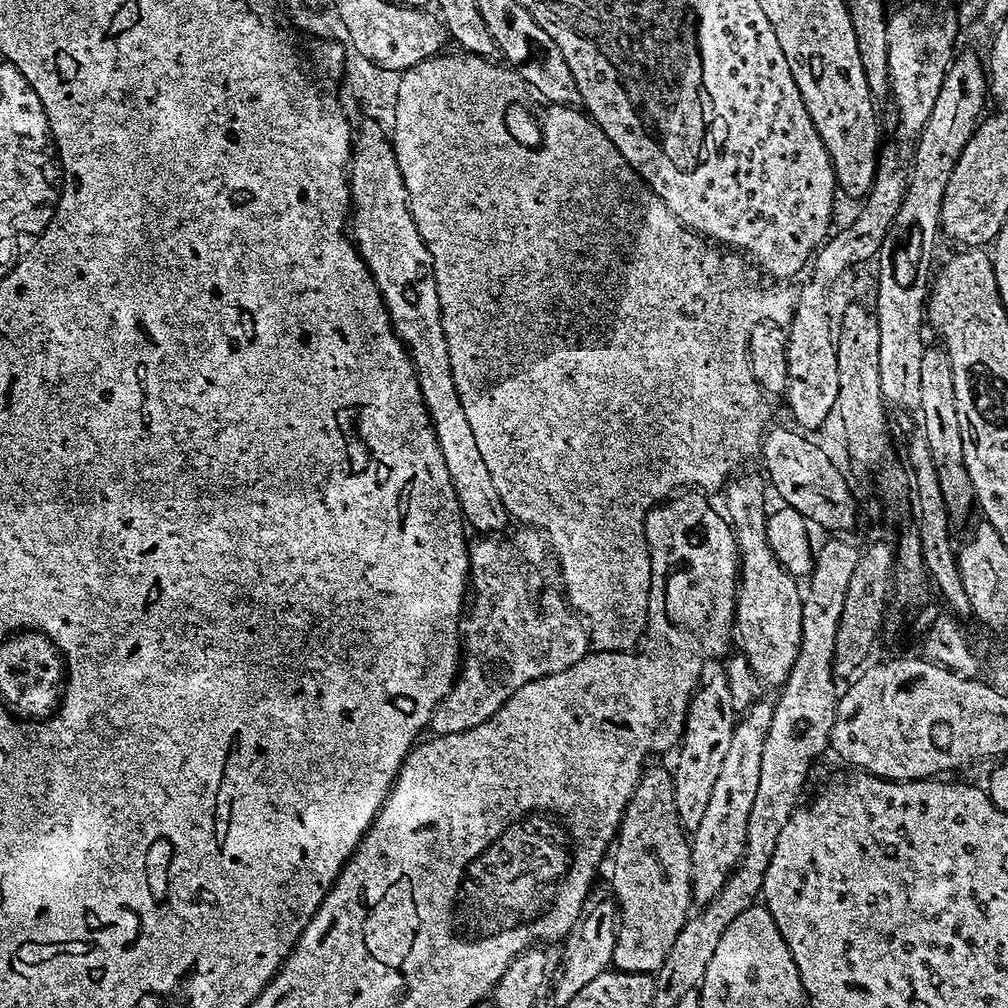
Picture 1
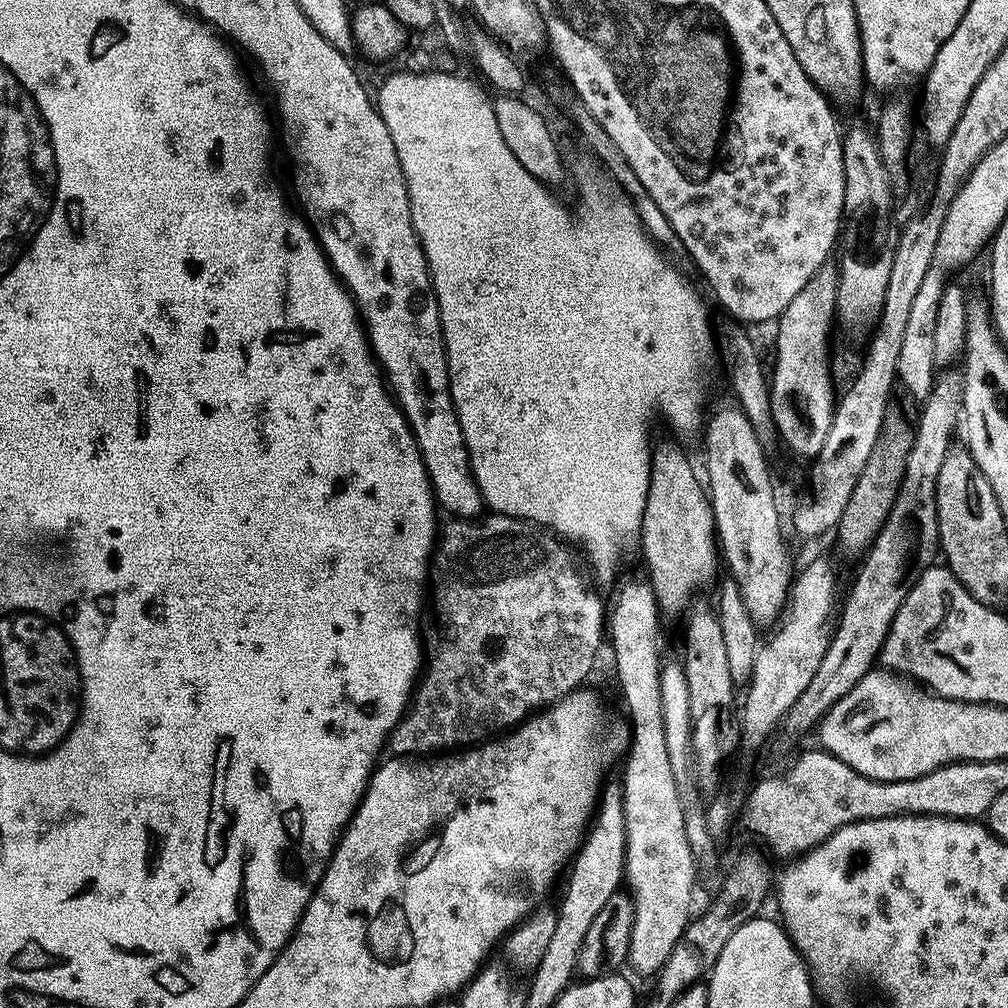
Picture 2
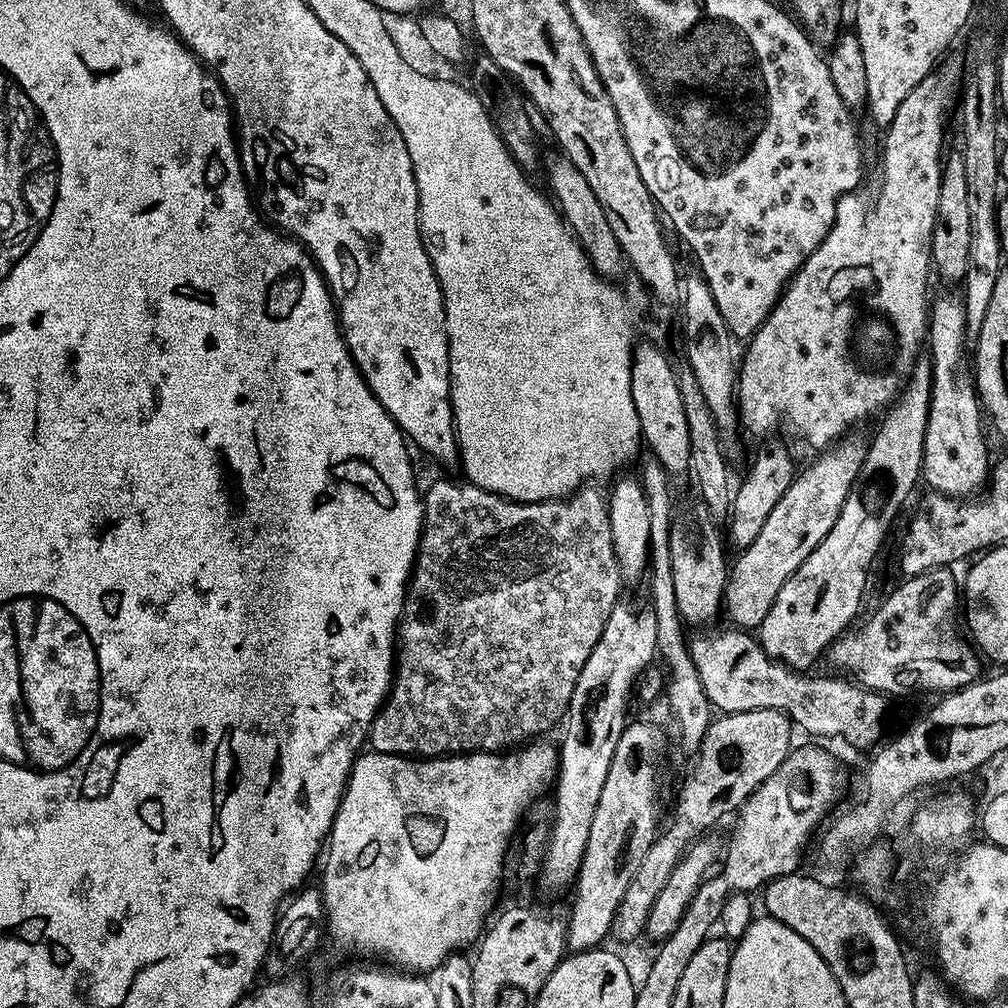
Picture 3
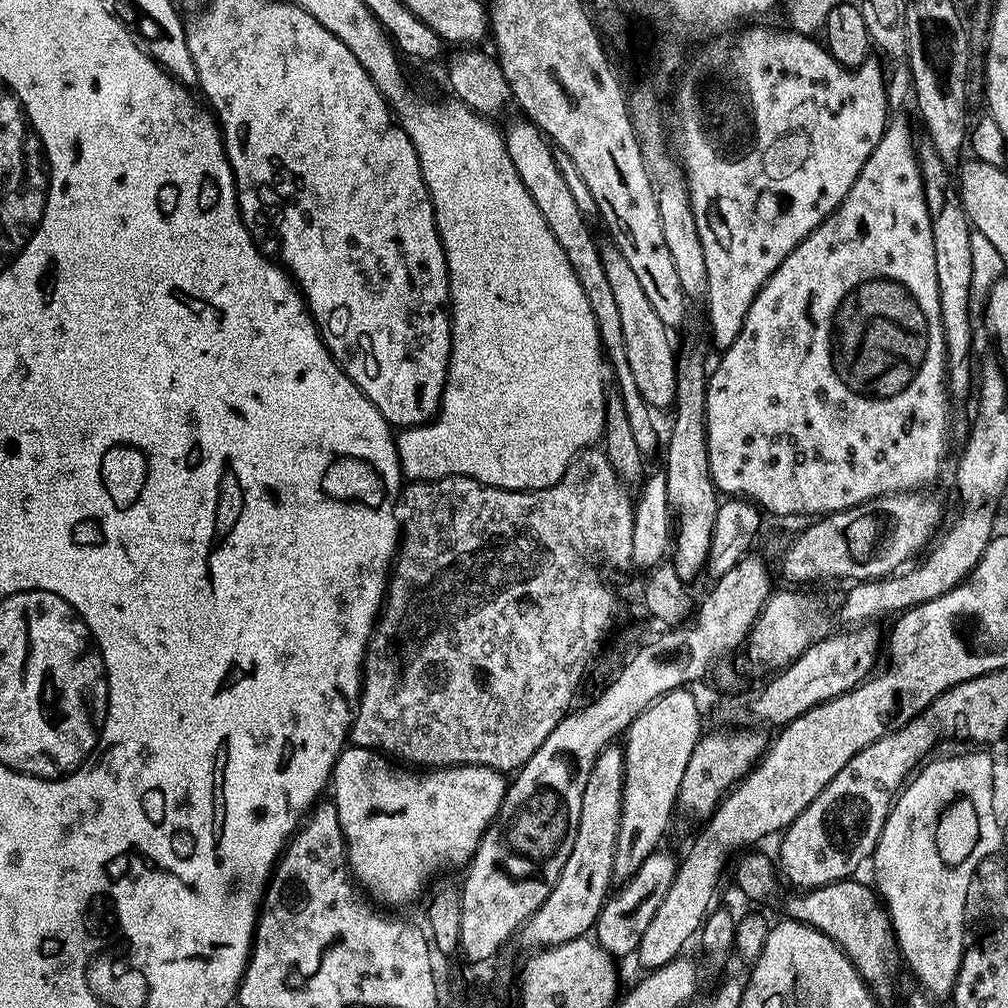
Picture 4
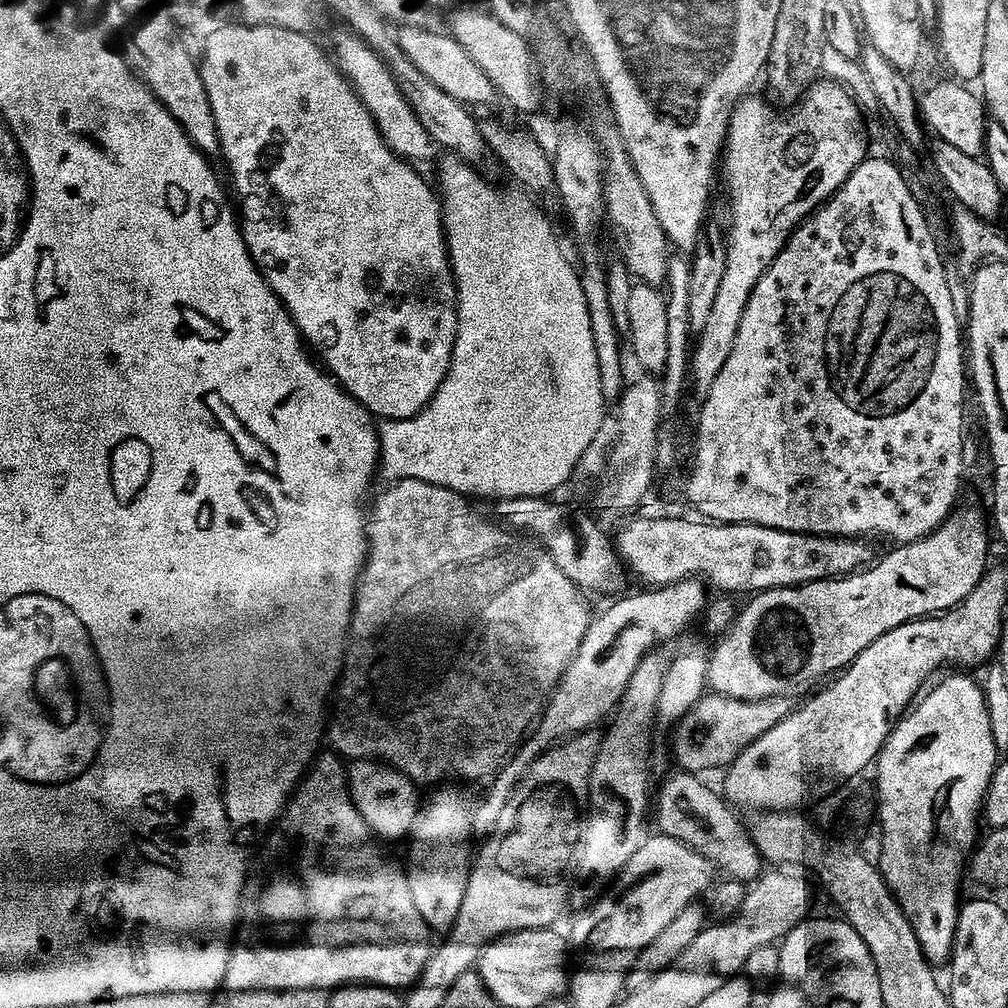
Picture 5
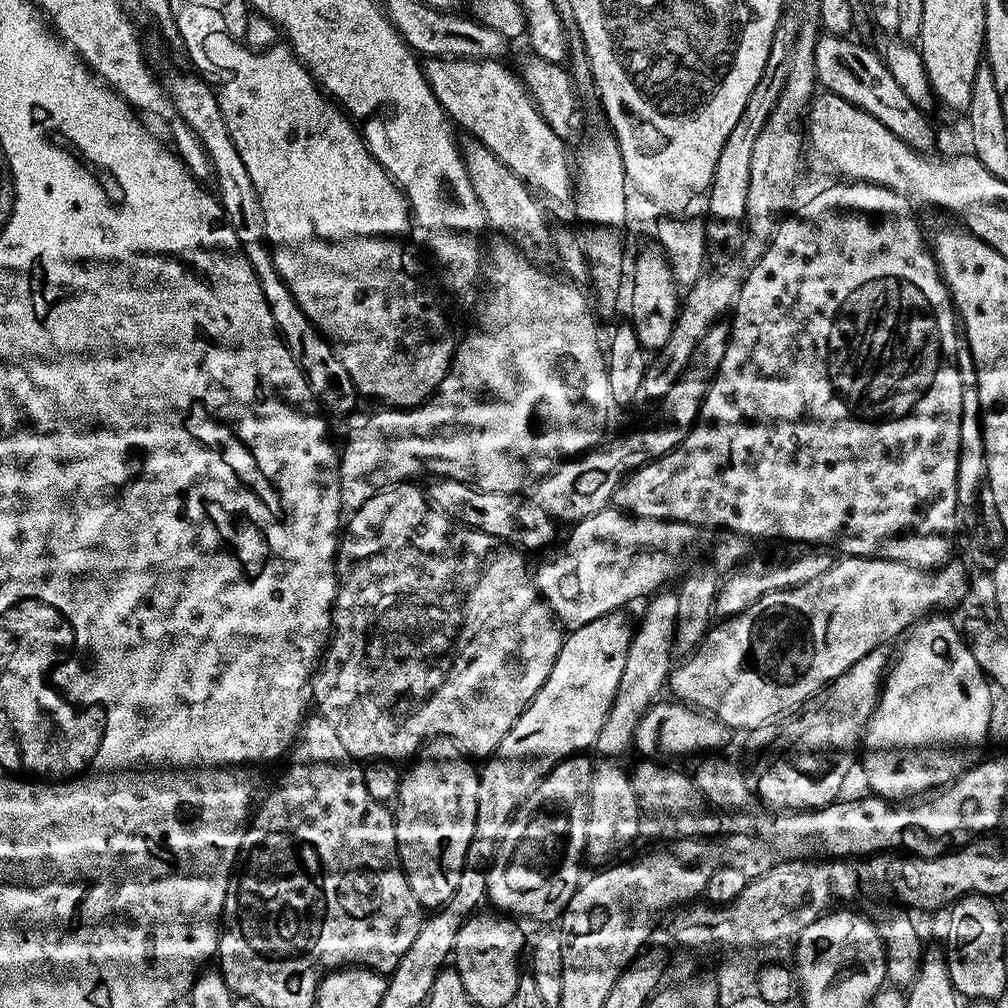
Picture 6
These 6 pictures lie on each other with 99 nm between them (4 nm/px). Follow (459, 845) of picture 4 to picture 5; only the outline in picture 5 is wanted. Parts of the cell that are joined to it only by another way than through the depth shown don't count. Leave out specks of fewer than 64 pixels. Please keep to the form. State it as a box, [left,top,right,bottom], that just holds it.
[346,760,418,841]

